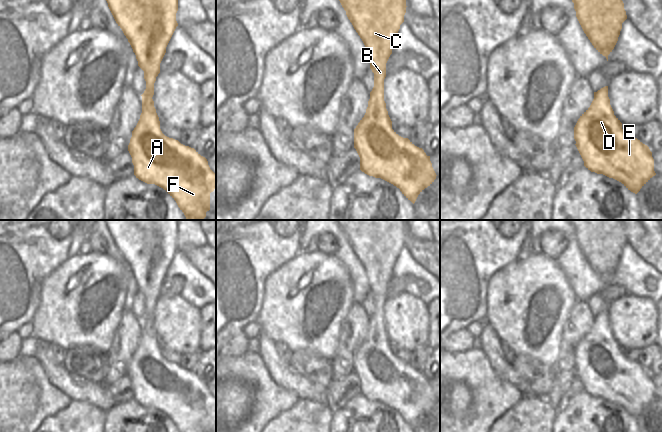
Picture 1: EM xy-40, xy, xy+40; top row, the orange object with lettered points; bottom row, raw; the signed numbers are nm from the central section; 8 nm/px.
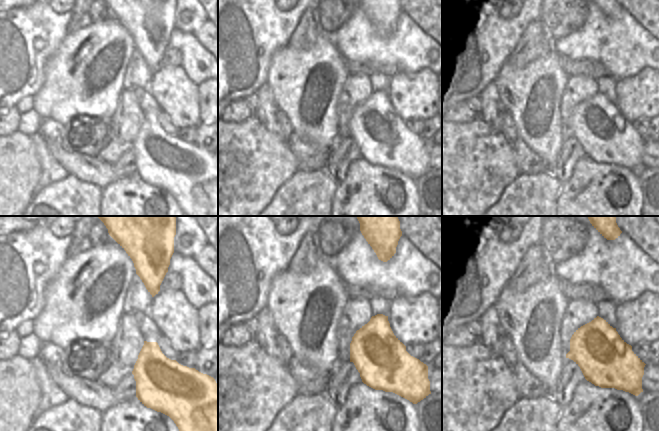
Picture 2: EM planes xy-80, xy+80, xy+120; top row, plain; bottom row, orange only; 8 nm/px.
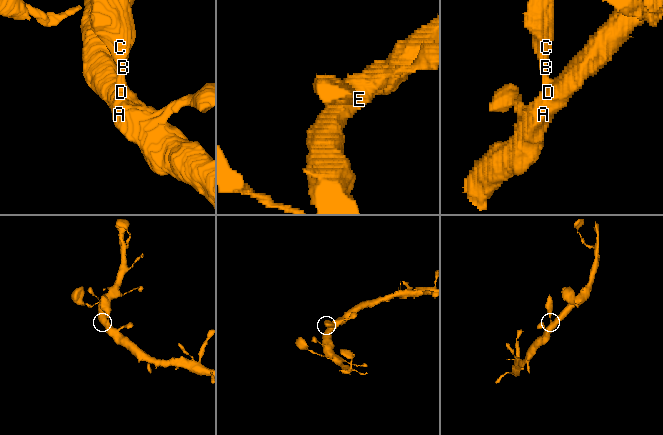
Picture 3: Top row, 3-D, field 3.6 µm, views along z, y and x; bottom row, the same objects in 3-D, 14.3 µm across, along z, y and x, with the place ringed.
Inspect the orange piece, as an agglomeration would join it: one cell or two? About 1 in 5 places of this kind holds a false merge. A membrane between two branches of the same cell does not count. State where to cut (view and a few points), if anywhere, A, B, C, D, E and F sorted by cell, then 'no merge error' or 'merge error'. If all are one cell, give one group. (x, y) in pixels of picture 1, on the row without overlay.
no cut; A B C D E F; no merge error

